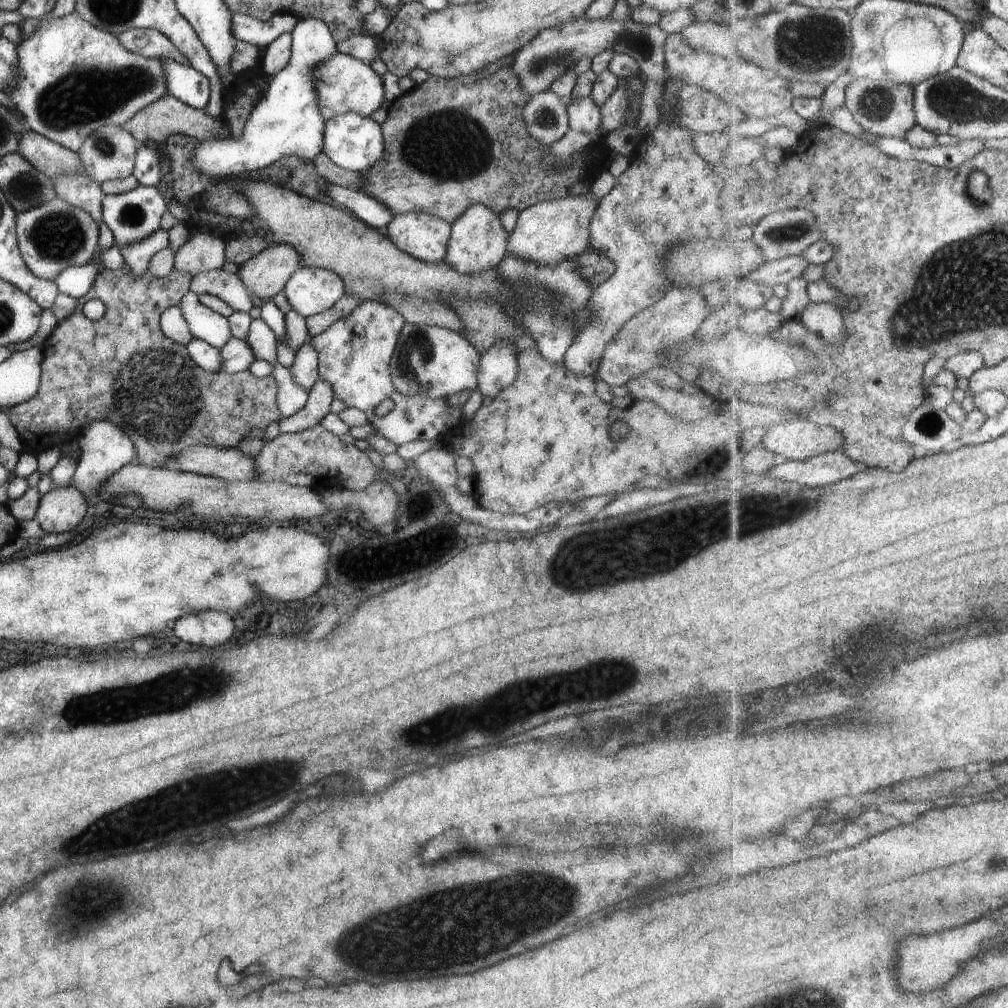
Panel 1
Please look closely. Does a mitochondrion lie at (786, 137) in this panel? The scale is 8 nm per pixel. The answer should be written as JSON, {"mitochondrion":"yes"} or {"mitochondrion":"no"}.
{"mitochondrion":"no"}

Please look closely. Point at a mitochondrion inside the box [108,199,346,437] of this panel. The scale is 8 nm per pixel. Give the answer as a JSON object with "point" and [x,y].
{"point":[134,215]}

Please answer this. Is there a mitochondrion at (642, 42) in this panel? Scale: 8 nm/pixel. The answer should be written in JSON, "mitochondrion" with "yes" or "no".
{"mitochondrion":"yes"}

